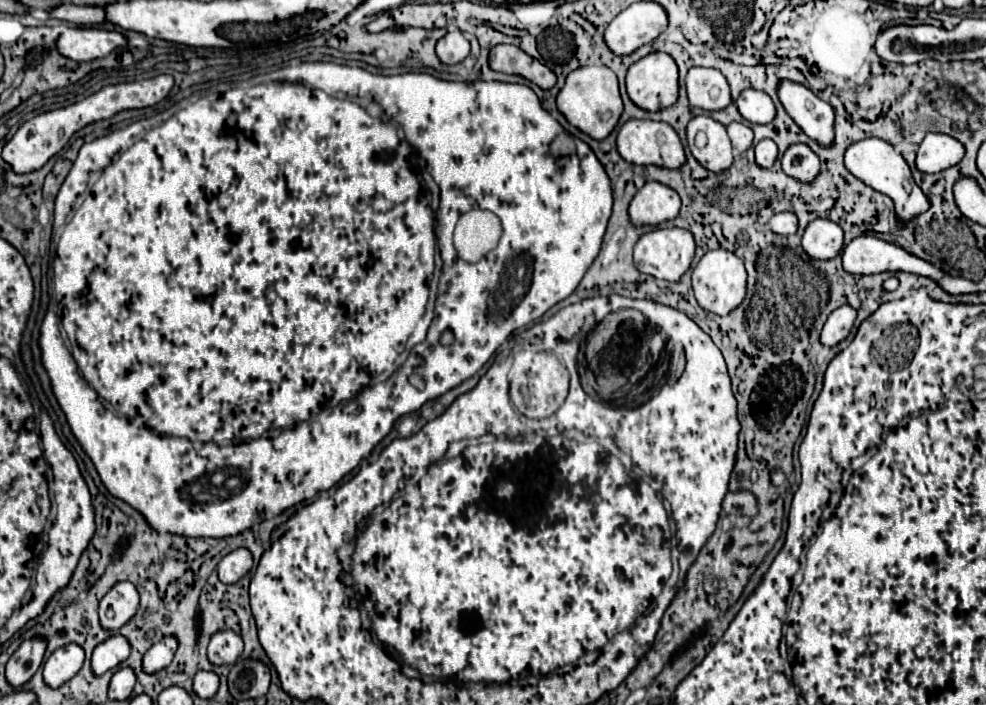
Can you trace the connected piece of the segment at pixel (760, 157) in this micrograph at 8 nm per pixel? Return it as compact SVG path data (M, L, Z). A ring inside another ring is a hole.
M760 140L756 146L756 164L762 168L770 168L776 158L778 158L778 146L774 144L774 140Z

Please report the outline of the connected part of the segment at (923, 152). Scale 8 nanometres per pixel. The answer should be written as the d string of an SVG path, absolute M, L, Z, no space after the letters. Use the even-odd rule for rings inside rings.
M930 132L916 152L916 166L920 172L934 174L956 166L964 158L964 154L964 144L960 144L954 136Z

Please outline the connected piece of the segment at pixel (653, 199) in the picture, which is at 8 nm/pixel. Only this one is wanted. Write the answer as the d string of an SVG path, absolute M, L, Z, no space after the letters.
M646 182L630 202L630 220L642 226L656 226L666 220L674 220L680 206L680 196L672 188L660 182Z

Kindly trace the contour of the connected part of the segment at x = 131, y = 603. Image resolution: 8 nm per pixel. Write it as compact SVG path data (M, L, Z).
M118 582L100 600L100 624L106 630L118 630L138 610L138 590L130 582Z

